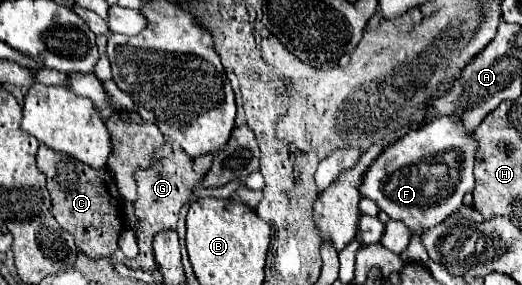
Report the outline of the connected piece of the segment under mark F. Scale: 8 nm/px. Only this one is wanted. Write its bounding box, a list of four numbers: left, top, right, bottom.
[361,117,477,265]

